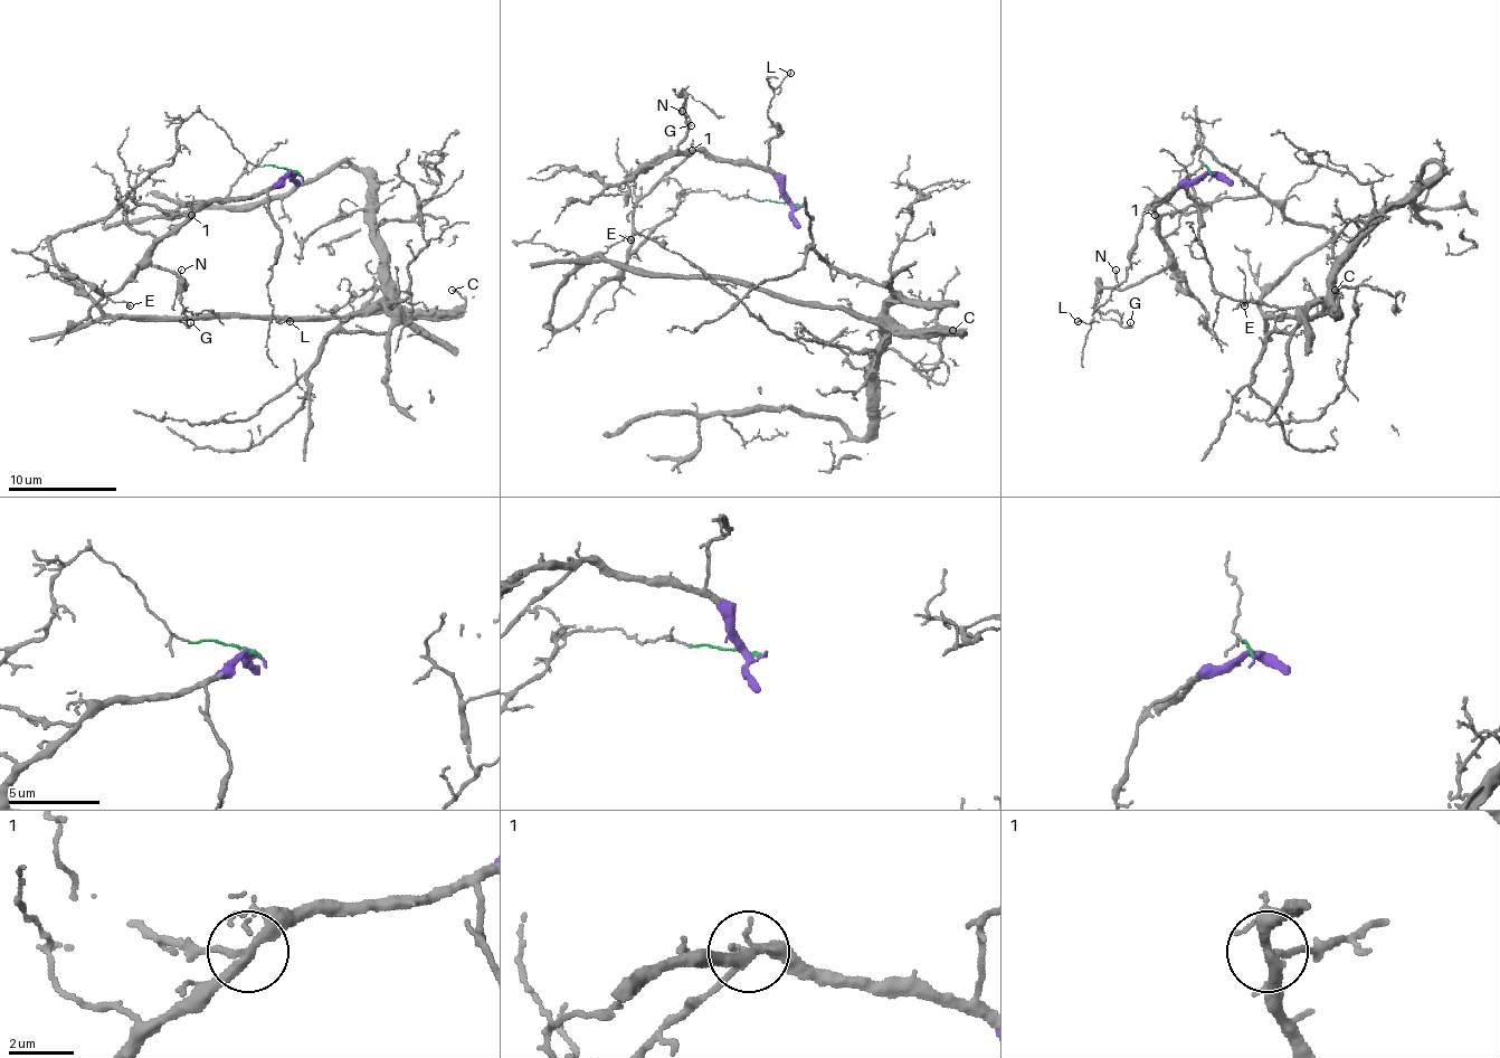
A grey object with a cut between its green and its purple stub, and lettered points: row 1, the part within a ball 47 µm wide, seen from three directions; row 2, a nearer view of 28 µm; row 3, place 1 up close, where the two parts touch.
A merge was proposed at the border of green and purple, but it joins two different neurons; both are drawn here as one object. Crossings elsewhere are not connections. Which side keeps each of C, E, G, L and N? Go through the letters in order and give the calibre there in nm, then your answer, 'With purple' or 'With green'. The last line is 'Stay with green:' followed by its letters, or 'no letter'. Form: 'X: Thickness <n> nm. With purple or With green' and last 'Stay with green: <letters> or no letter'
C: Thickness 100 nm. With green
E: Thickness 150 nm. With green
G: Thickness 130 nm. With purple
L: Thickness 100 nm. With purple
N: Thickness 100 nm. With purple
Stay with green: C, E

